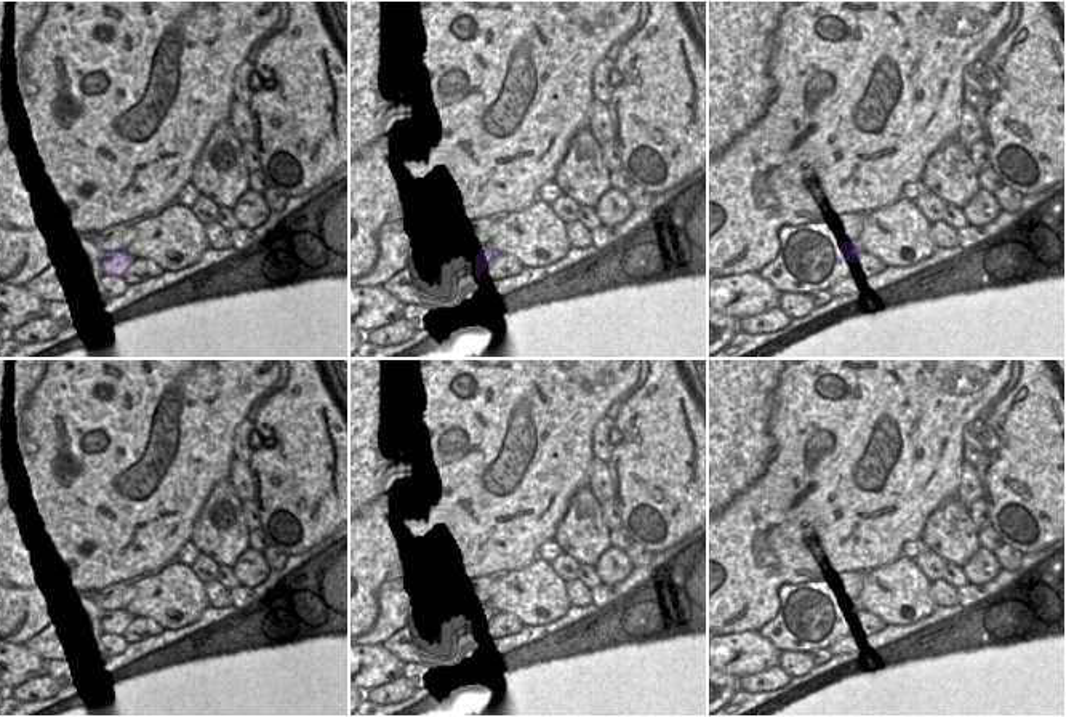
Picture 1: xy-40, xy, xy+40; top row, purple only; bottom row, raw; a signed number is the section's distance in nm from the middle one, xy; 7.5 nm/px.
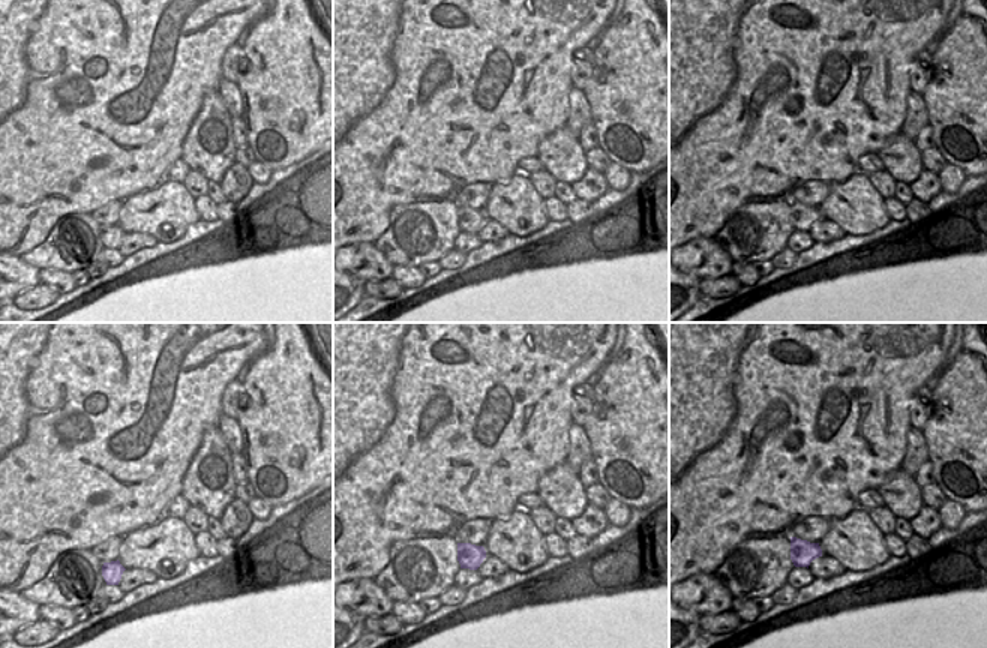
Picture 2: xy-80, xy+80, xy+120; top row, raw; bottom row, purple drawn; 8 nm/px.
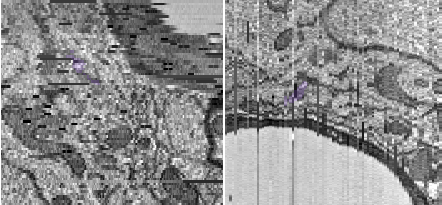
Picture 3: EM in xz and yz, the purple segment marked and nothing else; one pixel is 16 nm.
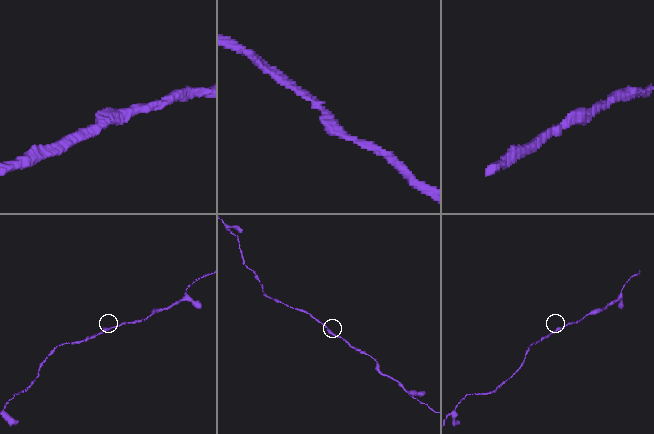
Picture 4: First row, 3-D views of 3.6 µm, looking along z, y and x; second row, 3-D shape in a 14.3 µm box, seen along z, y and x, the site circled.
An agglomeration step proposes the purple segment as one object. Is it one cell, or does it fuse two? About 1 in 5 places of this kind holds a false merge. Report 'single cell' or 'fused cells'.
single cell

